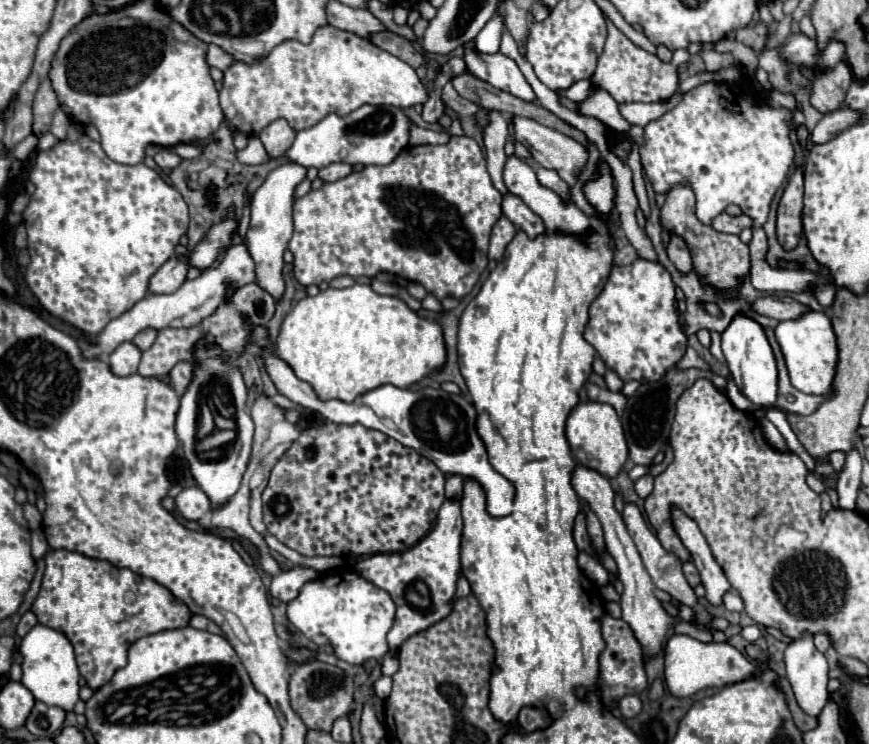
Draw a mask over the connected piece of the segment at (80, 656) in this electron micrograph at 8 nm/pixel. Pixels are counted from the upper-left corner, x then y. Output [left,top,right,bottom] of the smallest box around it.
[32,550,192,690]

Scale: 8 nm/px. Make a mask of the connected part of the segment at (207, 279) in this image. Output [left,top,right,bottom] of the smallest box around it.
[82,244,256,358]

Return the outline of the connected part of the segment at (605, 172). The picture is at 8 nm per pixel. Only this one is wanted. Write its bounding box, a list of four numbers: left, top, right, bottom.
[584,162,616,216]

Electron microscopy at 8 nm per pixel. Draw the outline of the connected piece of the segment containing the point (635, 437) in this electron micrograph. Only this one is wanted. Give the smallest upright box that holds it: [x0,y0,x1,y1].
[622,368,726,466]

